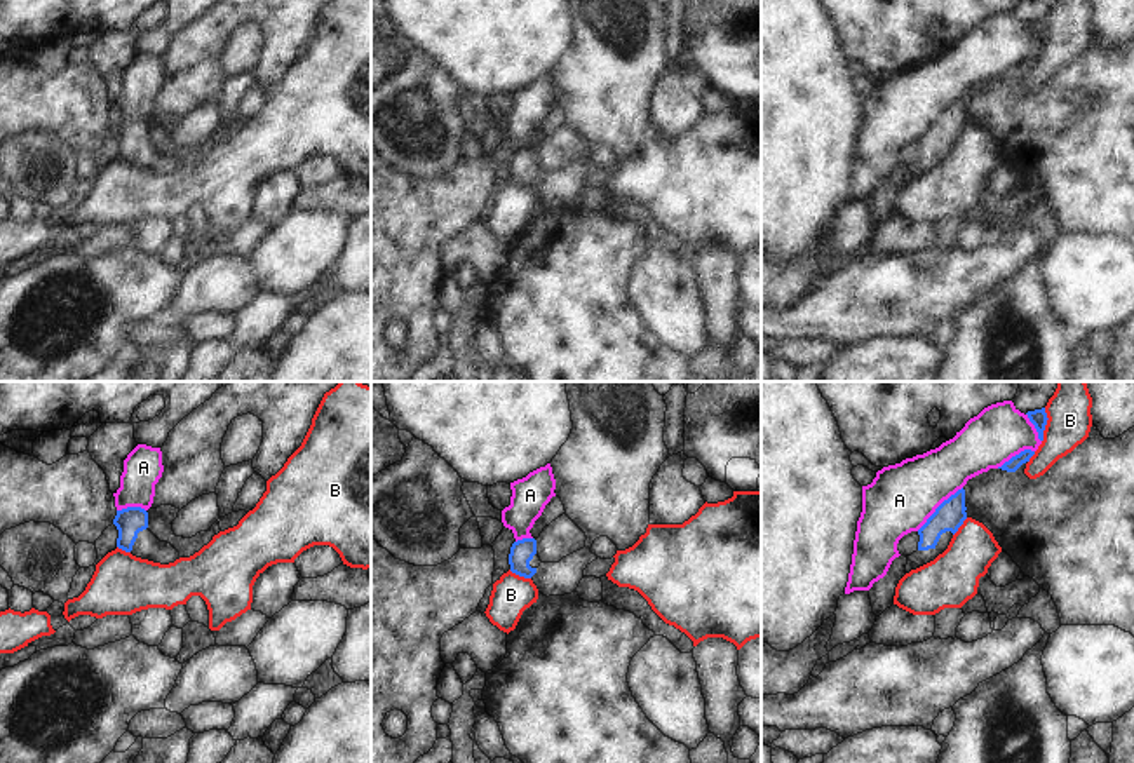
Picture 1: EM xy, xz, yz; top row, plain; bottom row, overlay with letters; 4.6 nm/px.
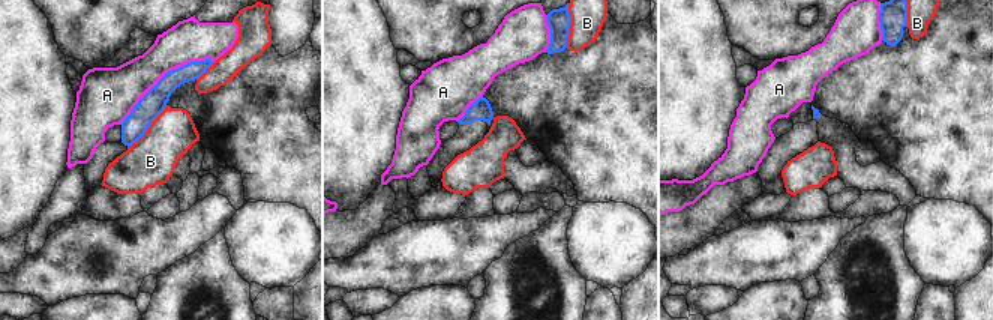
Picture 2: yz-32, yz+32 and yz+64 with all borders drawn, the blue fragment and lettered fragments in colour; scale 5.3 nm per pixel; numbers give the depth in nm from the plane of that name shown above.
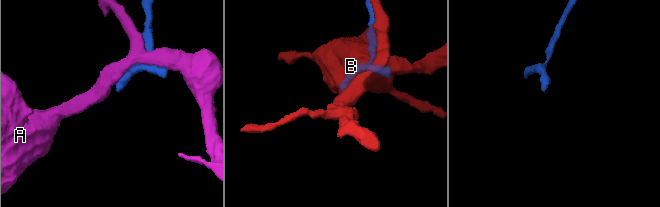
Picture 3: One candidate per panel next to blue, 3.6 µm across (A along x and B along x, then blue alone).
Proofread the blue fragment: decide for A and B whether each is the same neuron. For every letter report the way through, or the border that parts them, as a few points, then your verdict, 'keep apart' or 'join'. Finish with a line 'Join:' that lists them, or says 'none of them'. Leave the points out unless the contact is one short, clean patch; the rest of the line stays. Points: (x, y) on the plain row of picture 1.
A: keep apart
B: keep apart
Join: none of them

